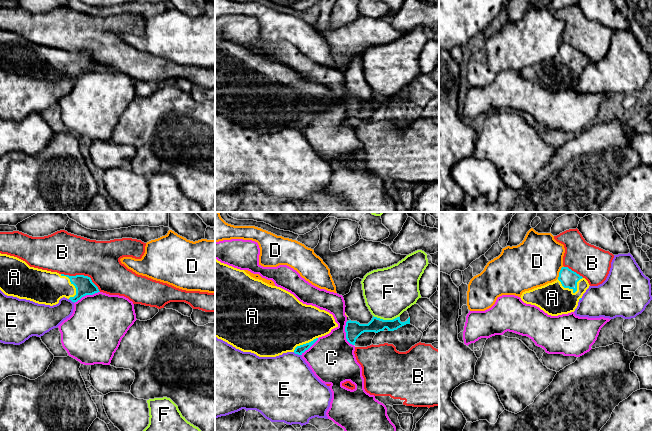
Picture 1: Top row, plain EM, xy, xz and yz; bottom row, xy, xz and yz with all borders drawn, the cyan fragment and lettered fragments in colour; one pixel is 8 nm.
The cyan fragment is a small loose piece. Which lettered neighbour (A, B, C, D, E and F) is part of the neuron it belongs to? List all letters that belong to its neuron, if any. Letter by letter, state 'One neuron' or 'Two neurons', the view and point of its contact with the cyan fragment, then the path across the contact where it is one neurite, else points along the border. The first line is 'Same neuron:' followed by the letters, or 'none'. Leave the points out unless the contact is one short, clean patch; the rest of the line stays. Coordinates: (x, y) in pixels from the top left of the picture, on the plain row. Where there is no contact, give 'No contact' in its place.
Same neuron: A
A: One neuron. Touches cyan at yz (573, 66)
B: Two neurons. Touches cyan at xy (82, 51)
C: Two neurons. Touches cyan at xz (346, 110)
D: Two neurons. Touches cyan at yz (559, 48)
E: Two neurons. Touches cyan at xz (297, 129). Boundary: xz (293, 128), (300, 131)
F: Two neurons. Touches cyan at xz (386, 96). Boundary: xz (373, 91), (383, 95), (398, 93)

